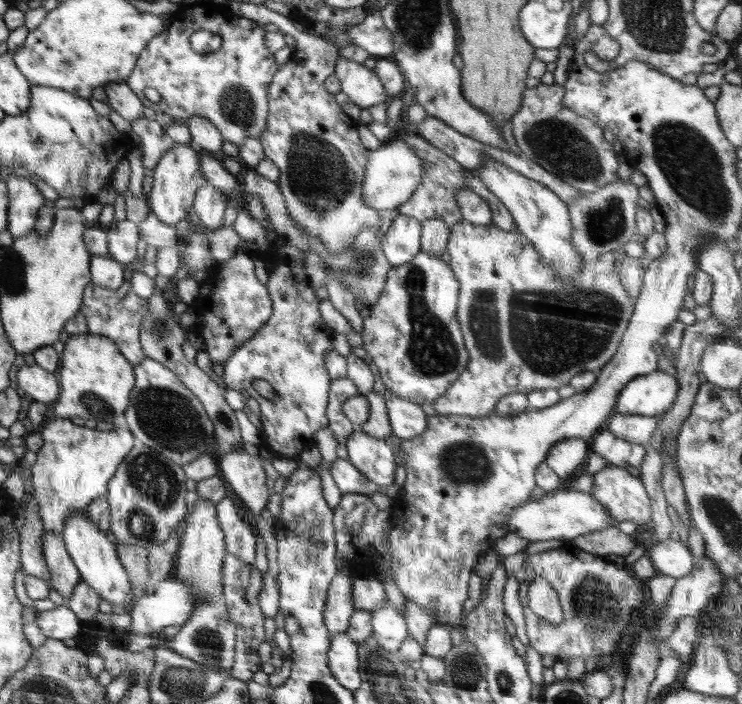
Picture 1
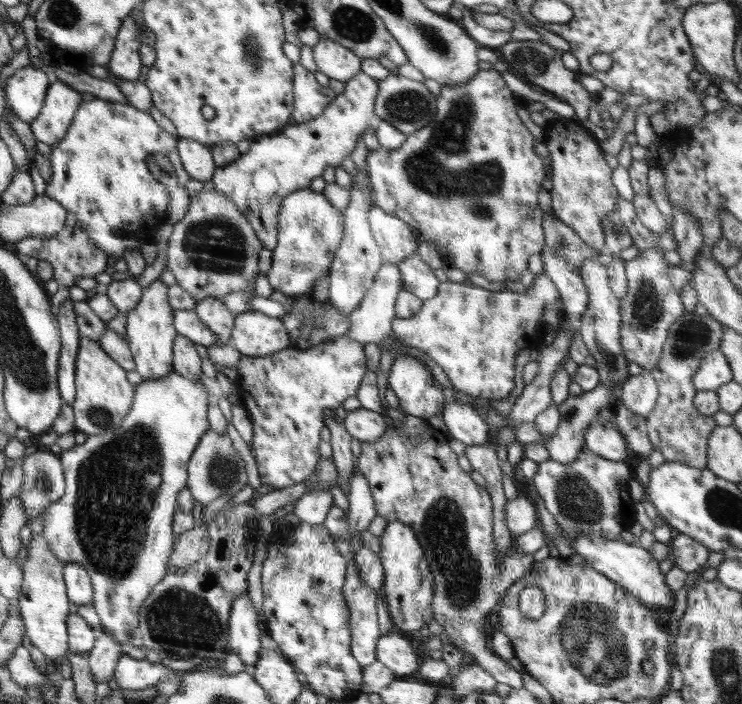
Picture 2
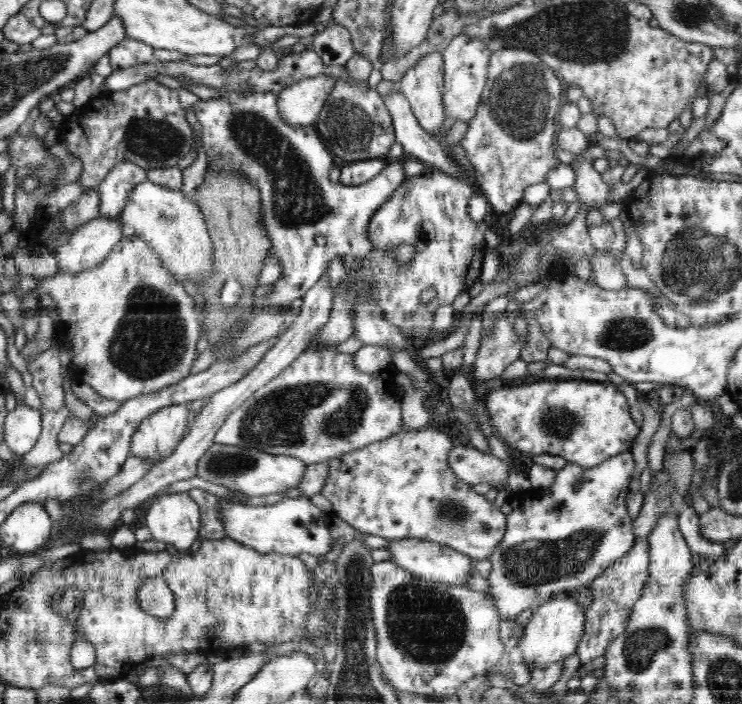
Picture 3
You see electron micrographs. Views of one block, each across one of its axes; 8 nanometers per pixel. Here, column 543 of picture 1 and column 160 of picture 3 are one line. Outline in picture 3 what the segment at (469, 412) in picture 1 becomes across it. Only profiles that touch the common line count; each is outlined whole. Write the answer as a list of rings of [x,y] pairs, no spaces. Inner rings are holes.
[[[128,233],[123,239],[114,245],[114,248],[108,253],[108,256],[94,268],[83,270],[77,273],[56,273],[46,278],[36,278],[37,286],[30,294],[36,296],[49,294],[54,304],[56,304],[59,321],[56,322],[57,328],[57,344],[61,345],[63,341],[70,341],[71,349],[74,353],[72,365],[74,367],[73,377],[81,384],[91,386],[101,397],[114,399],[119,403],[130,400],[130,398],[139,397],[144,394],[166,388],[171,384],[177,383],[179,380],[186,378],[190,374],[194,361],[199,358],[197,354],[196,344],[201,336],[201,317],[198,316],[194,300],[187,293],[183,283],[178,283],[174,275],[170,275],[170,271],[162,265],[158,254],[152,250],[152,247],[139,235]]]

